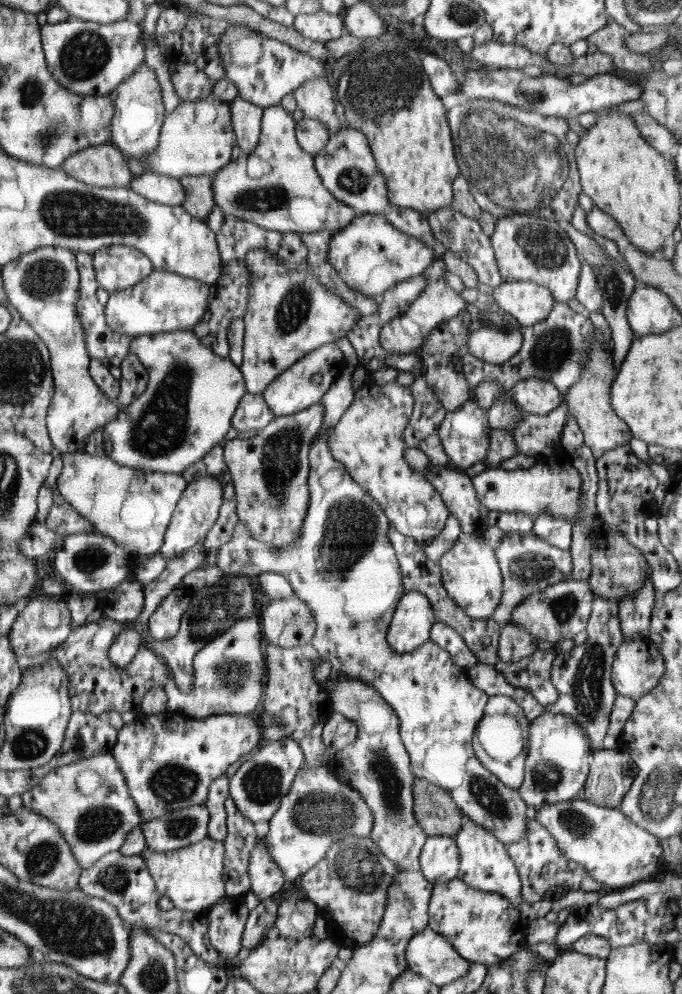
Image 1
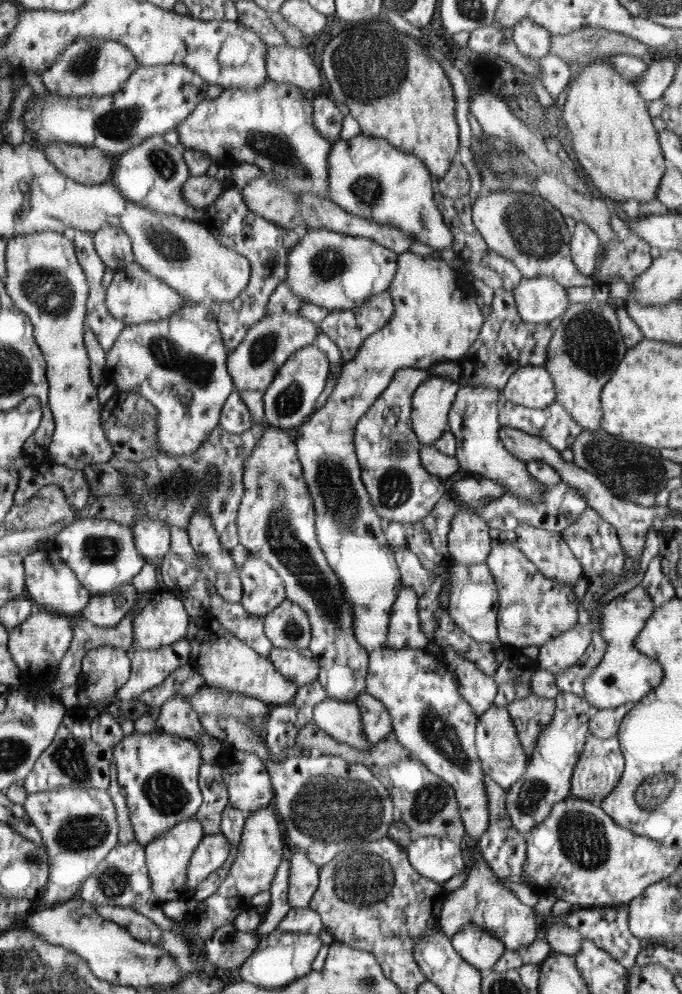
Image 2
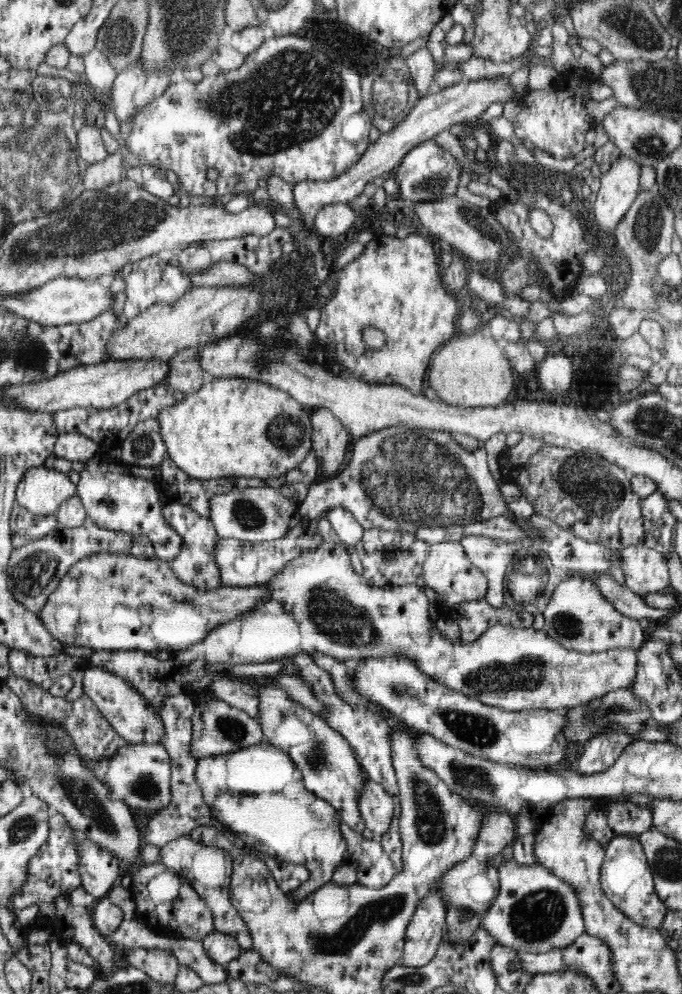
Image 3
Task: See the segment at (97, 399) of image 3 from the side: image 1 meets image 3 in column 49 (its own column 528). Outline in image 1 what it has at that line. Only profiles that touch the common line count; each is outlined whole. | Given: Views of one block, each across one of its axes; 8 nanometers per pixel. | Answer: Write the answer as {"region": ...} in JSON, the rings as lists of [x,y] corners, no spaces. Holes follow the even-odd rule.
{"region":[[[528,378],[510,390],[513,400],[527,413],[544,416],[560,406],[565,398],[555,384],[544,378]]]}

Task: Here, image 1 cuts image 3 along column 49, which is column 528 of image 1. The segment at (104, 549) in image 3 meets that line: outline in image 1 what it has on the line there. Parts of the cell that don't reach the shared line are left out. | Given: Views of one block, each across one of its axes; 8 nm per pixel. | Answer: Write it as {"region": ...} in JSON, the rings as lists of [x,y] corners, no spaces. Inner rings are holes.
{"region":[[[531,533],[527,535],[505,534],[495,548],[495,555],[498,557],[499,568],[502,570],[504,594],[492,619],[499,624],[500,628],[508,625],[508,620],[512,618],[512,612],[530,594],[542,592],[548,586],[569,579],[572,571],[570,549],[560,550]]]}

